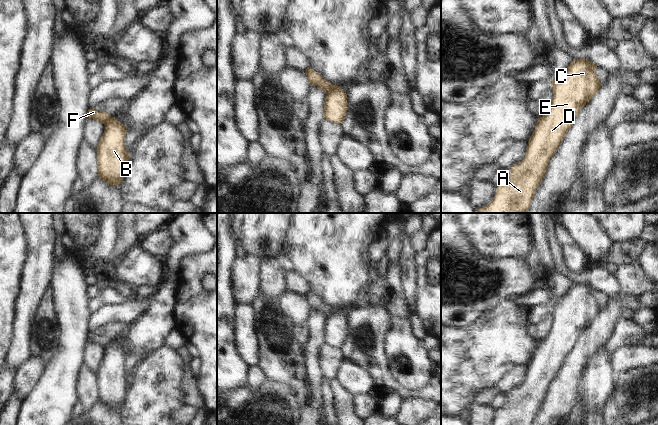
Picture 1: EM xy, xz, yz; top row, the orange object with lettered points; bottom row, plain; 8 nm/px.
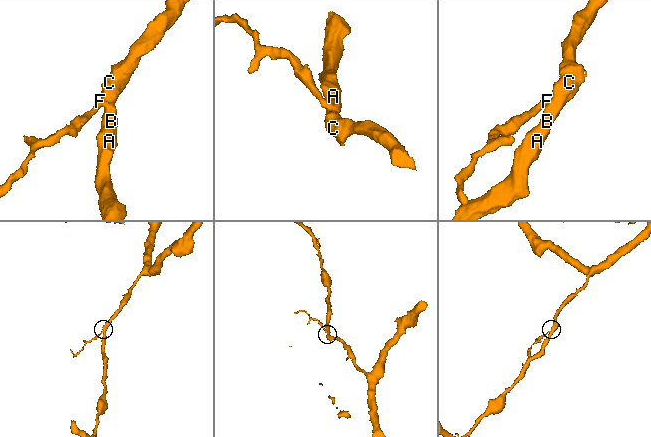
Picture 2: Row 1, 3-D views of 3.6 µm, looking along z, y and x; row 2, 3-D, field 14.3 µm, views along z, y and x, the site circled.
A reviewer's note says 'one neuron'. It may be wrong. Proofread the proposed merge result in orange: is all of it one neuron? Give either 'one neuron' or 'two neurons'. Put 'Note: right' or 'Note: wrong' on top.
Note: wrong
two neurons

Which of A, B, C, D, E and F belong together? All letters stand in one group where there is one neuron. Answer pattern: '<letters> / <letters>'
A B C D E / F

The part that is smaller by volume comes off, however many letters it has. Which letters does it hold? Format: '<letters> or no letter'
F

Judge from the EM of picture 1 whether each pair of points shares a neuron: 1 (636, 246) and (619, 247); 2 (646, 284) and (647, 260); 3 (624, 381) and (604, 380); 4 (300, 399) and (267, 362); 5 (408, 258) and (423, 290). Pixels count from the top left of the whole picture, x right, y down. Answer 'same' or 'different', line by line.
1: same
2: different
3: different
4: same
5: different

